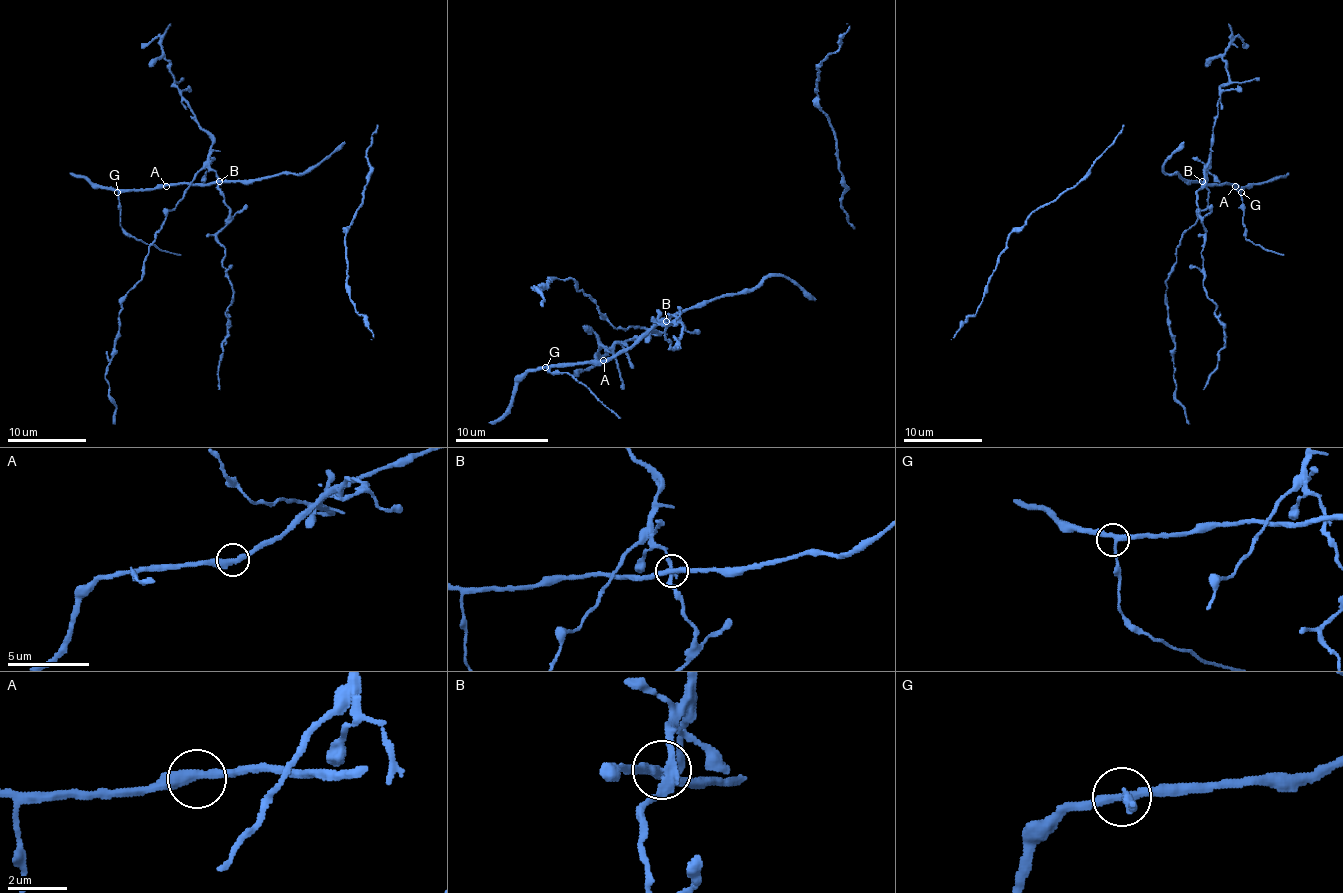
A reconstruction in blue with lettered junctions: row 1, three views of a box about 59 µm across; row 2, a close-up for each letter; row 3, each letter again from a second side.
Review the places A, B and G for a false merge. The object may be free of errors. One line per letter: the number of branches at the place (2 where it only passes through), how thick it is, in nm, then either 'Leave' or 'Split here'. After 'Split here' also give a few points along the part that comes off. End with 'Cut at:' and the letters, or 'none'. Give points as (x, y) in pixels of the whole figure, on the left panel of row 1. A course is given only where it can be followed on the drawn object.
A: Branches: 2. Thickness 400 nm. Leave
B: Branches: 4. Thickness 340 nm. Split here. Course of the part to remove: (219, 182), (203, 168), (184, 192), (149, 249), (141, 280), (121, 303), (105, 380), (113, 423)
G: Branches: 3. Thickness 240 nm. Leave
Cut at: B

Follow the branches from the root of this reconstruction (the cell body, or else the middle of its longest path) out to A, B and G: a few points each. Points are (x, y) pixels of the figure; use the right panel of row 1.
A: (1172, 174), (1178, 174), (1184, 180), (1235, 186)
B: (1172, 174), (1178, 174), (1184, 180), (1201, 182)
G: (1172, 174), (1205, 184), (1233, 184), (1241, 192)

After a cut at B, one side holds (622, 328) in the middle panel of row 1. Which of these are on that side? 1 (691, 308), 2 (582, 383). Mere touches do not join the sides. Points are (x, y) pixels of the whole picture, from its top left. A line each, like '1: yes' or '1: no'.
1: no
2: no

